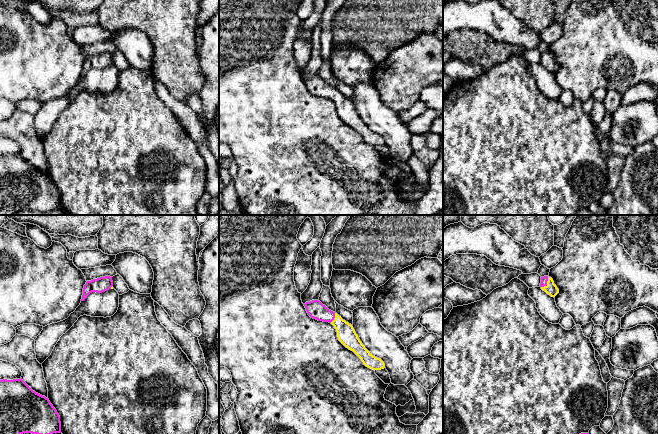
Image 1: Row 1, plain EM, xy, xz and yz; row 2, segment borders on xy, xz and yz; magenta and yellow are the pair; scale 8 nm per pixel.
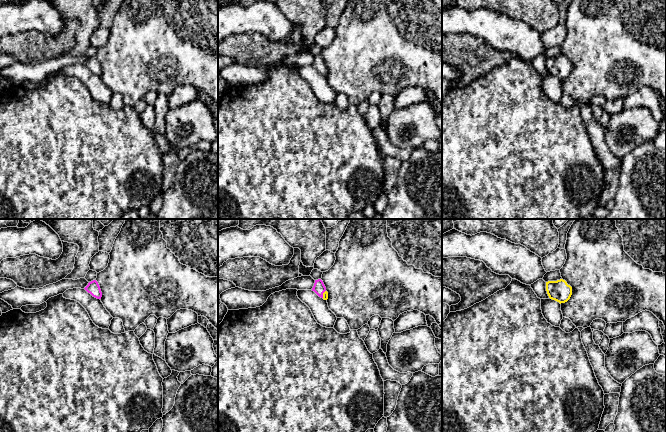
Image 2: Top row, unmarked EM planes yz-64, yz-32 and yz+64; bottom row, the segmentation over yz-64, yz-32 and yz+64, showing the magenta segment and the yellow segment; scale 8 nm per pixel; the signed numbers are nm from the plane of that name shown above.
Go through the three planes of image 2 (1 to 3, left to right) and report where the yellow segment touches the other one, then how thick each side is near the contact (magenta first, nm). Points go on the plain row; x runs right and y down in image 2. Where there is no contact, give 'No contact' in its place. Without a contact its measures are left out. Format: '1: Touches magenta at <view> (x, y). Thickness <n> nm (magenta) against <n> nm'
1: No contact
2: Touches magenta at yz-32 (322, 70). Thickness 100 nm (magenta) against 50 nm
3: No contact

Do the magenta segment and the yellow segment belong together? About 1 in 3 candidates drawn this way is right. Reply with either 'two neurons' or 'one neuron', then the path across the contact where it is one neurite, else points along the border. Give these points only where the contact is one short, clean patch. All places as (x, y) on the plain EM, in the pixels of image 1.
one neuron; way yz (544, 55), (546, 59), (551, 65)

